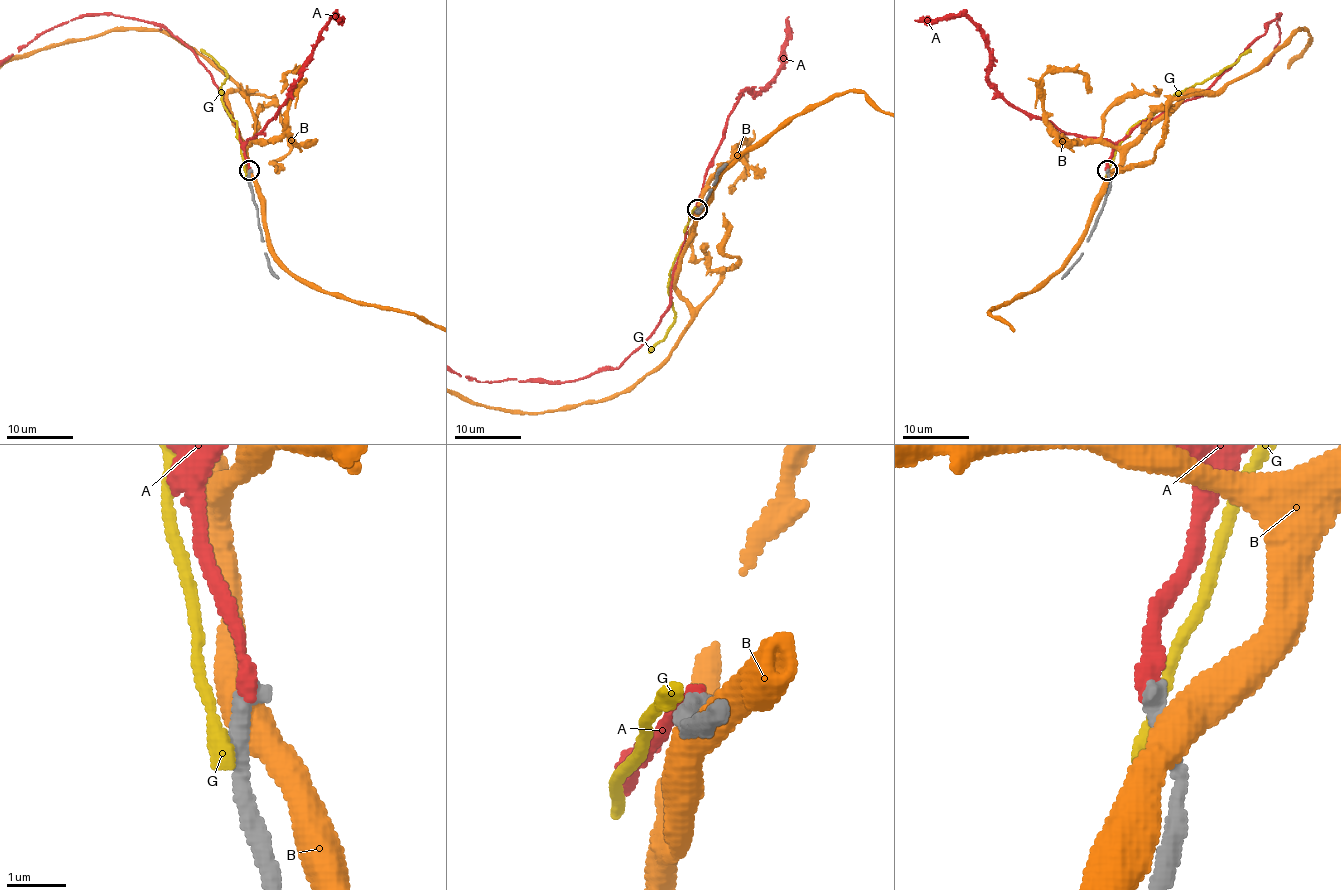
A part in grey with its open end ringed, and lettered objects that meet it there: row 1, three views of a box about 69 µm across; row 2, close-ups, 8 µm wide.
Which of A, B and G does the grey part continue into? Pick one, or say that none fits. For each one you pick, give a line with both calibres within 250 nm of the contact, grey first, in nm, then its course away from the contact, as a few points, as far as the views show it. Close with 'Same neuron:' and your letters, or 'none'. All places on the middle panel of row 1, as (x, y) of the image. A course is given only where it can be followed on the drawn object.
A: 360 nm thick on the grey side, 280 nm on the other
Same neuron: A

